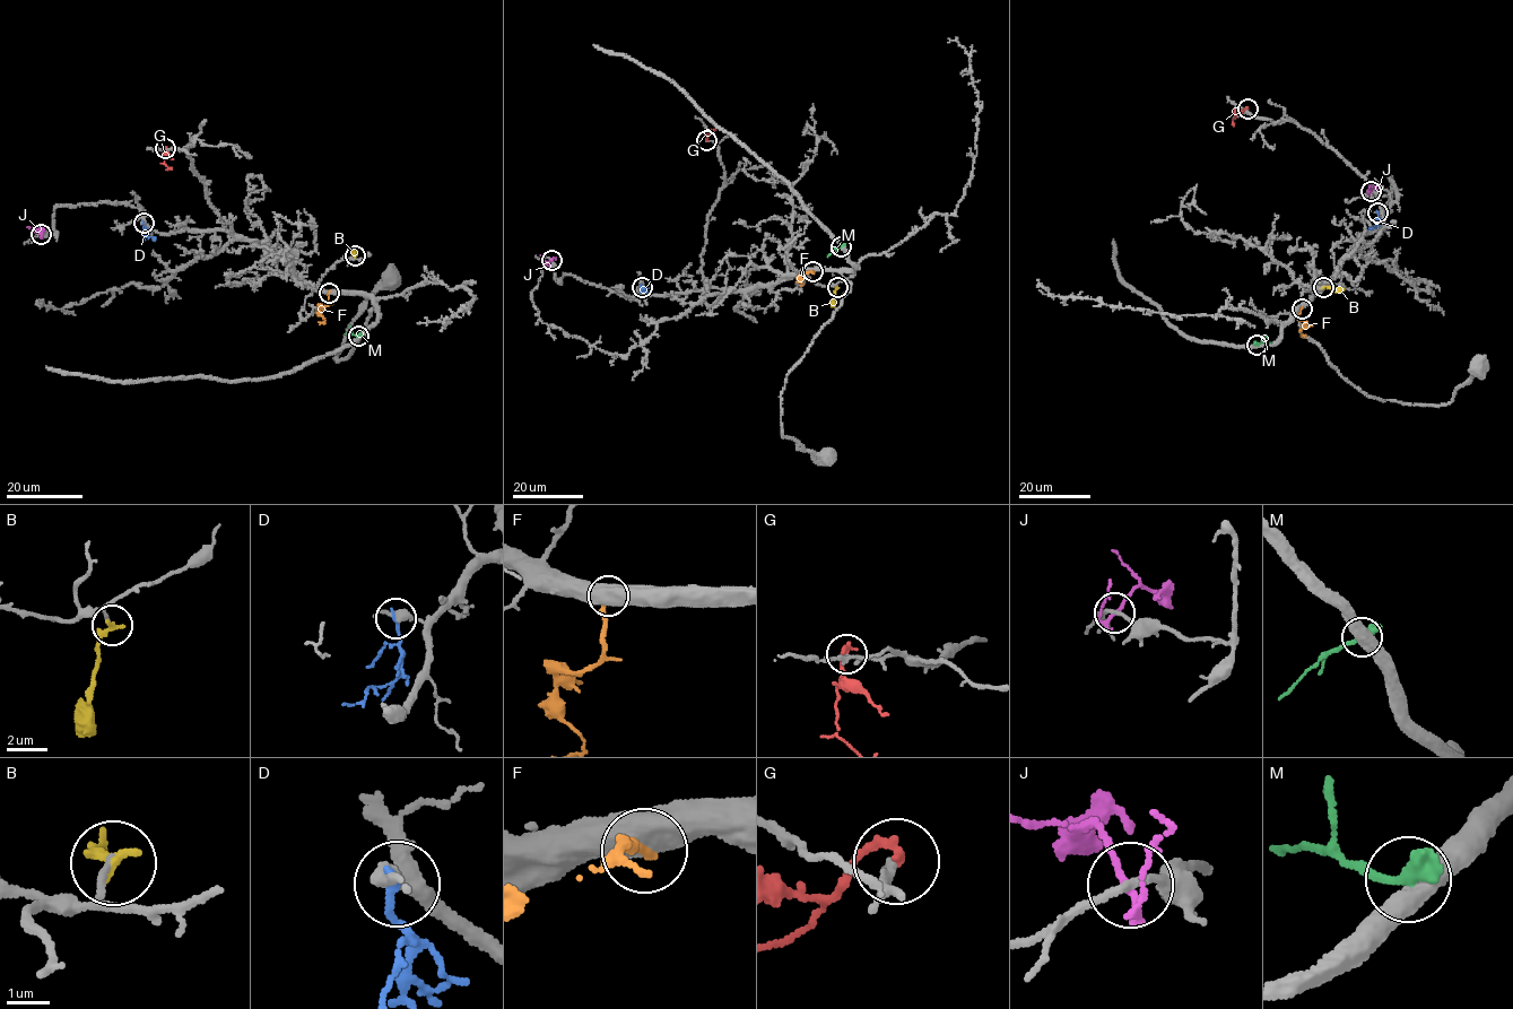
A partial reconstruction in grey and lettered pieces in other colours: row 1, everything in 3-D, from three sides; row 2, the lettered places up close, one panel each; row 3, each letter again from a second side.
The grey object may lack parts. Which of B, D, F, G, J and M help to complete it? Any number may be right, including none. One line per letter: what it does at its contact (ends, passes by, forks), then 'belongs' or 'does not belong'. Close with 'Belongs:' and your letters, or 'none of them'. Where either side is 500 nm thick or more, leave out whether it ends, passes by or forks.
B: it ends | does not belong
D: it ends | does not belong
F: does not belong
G: it ends | does not belong
J: it passes by | does not belong
M: does not belong
Belongs: none of them

